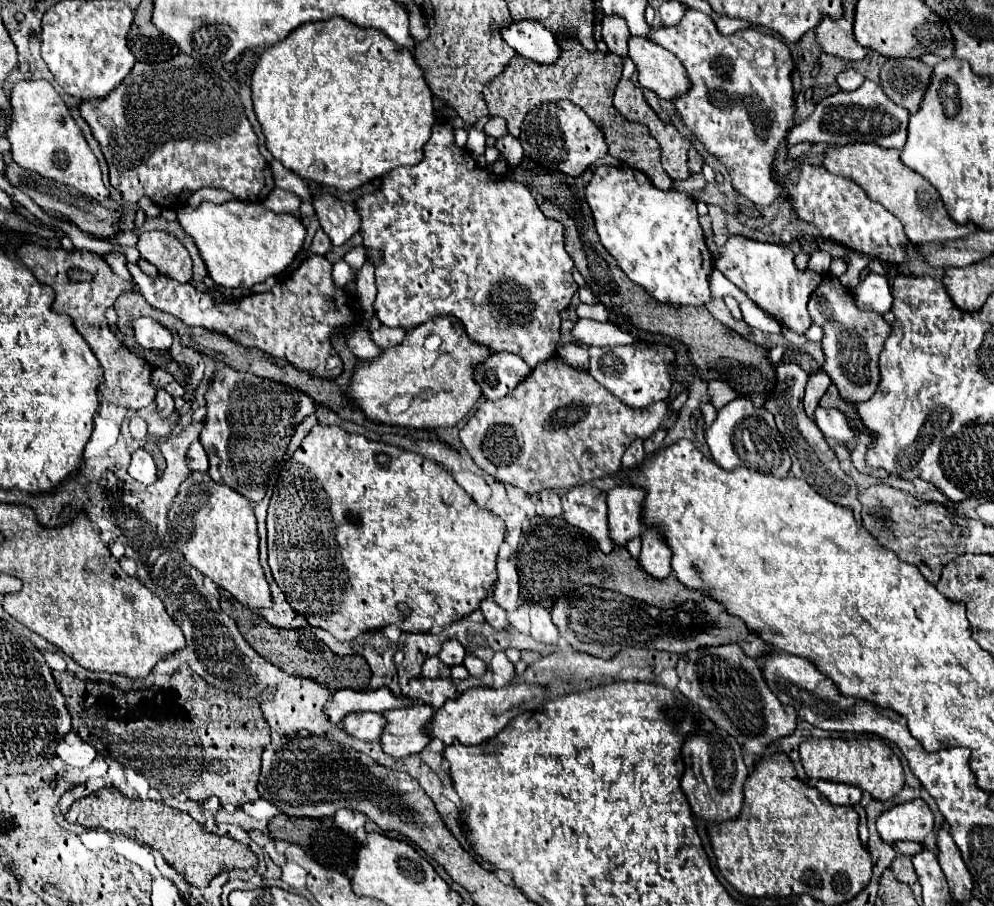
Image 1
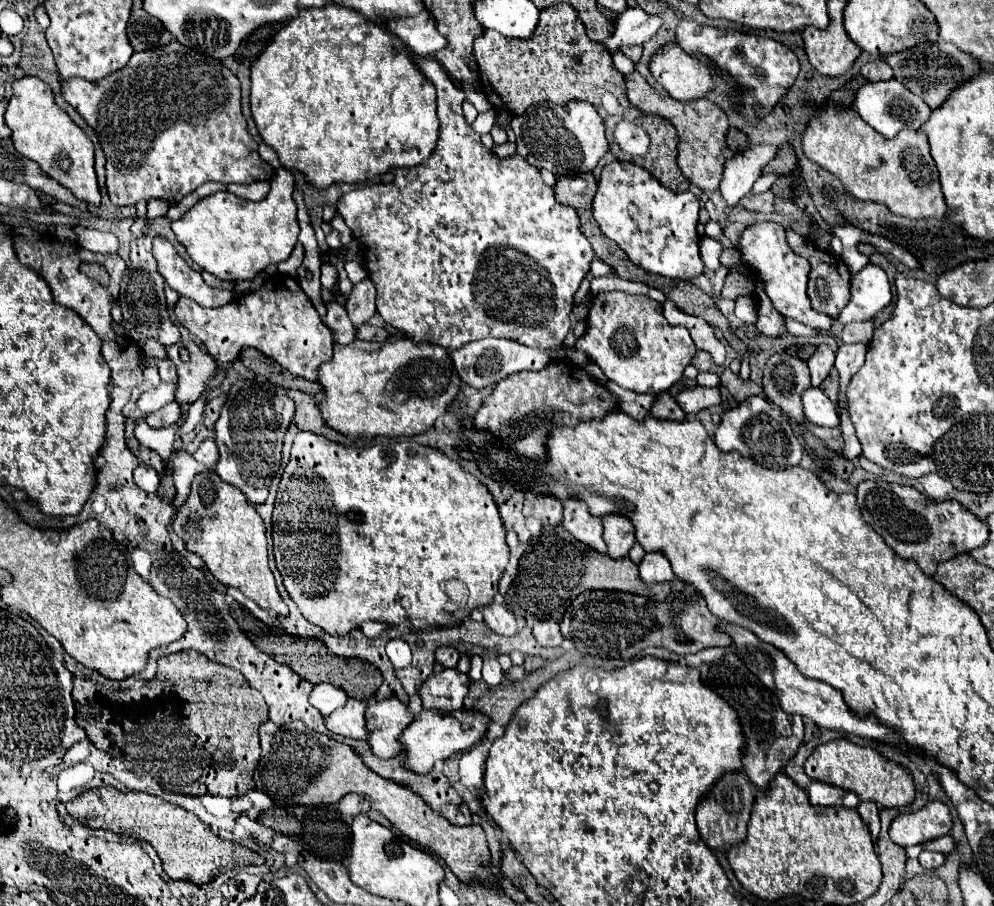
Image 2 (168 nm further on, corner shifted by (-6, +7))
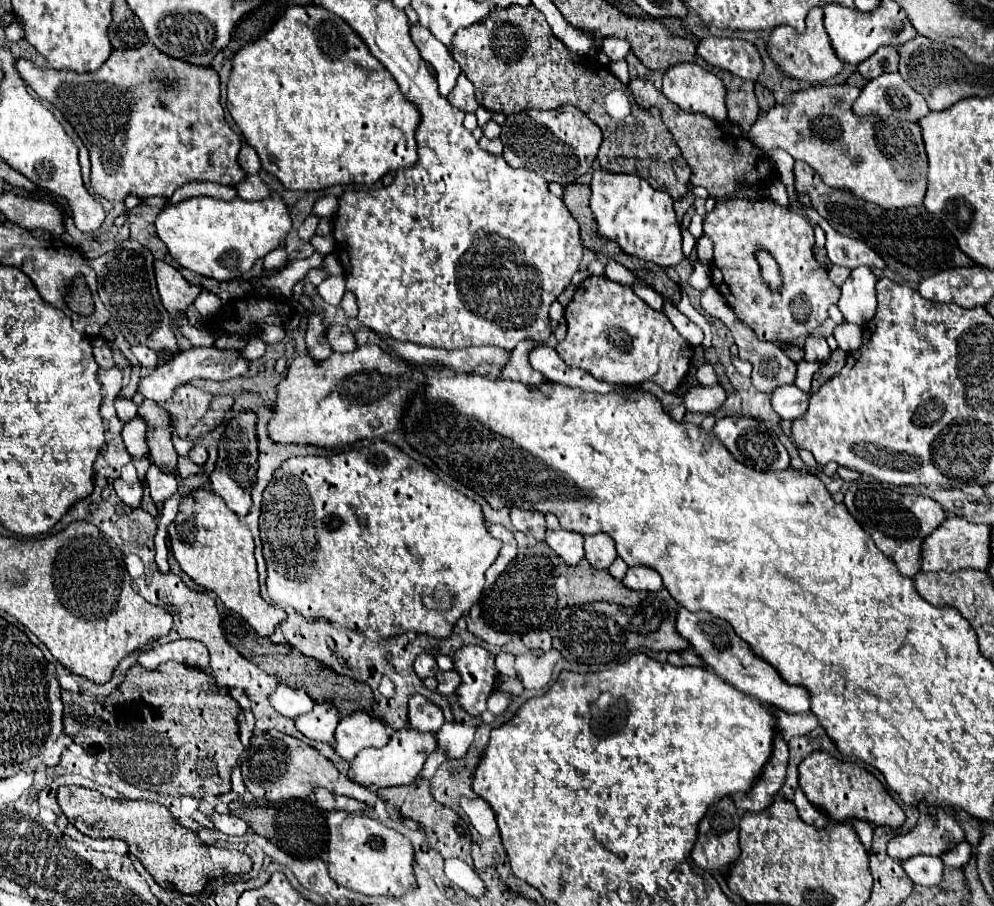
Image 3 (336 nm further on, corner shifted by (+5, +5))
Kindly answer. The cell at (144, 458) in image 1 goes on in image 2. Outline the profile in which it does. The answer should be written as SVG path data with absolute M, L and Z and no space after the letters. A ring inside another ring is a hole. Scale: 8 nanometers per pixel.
M143 462L135 468L135 476L133 478L135 478L137 486L141 486L147 492L155 492L157 486L159 486L159 474L157 474L157 470L151 468L149 464L143 464Z

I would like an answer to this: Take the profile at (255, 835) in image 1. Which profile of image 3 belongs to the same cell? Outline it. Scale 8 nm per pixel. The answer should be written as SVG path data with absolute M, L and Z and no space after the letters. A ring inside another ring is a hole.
M214 812L214 814L210 814L210 822L214 824L216 830L220 830L224 834L236 834L236 836L240 836L240 834L244 834L248 830L248 826L240 818L230 816L230 814L222 816L222 814Z

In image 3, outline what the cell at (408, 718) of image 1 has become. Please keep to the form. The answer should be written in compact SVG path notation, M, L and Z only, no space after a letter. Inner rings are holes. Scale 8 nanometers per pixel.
M354 712L340 720L334 732L334 752L342 760L352 760L362 748L382 748L390 740L390 728L368 712Z

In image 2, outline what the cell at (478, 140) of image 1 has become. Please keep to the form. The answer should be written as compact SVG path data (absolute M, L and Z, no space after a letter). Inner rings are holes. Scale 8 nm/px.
M489 110L489 112L477 116L477 120L473 122L473 130L475 130L477 134L487 134L487 132L491 132L493 122L495 122L495 112Z

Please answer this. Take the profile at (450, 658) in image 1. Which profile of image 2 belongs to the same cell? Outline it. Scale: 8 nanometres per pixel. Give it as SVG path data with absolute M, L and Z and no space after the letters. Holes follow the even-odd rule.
M441 646L435 650L435 658L437 662L441 662L445 668L455 668L457 666L457 660L461 658L459 650L453 648L453 646Z

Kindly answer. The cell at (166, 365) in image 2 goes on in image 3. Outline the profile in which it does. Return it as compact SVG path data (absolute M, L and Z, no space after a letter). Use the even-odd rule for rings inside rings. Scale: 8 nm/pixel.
M136 344L136 346L132 346L132 352L134 352L134 356L140 360L140 364L142 364L144 368L154 368L154 366L158 366L158 356L156 356L148 346Z

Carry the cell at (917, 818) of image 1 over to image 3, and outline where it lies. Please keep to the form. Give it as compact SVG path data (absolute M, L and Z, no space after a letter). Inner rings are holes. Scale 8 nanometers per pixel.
M938 810L938 820L934 822L930 816L916 824L916 828L908 834L896 836L888 842L888 854L894 860L908 860L918 854L928 856L942 856L944 852L952 850L956 844L964 840L964 830L960 824L944 810Z

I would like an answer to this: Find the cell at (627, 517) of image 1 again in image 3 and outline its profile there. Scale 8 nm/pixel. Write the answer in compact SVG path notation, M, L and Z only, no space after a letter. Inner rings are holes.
M594 534L584 538L584 552L586 560L596 570L606 570L616 560L616 548L608 534Z

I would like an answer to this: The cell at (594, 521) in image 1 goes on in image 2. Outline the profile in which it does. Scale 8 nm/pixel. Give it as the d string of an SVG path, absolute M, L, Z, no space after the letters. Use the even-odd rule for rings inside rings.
M569 498L563 502L565 518L563 526L581 542L595 548L597 552L605 552L605 540L603 540L603 524L599 516L593 516L583 500Z

